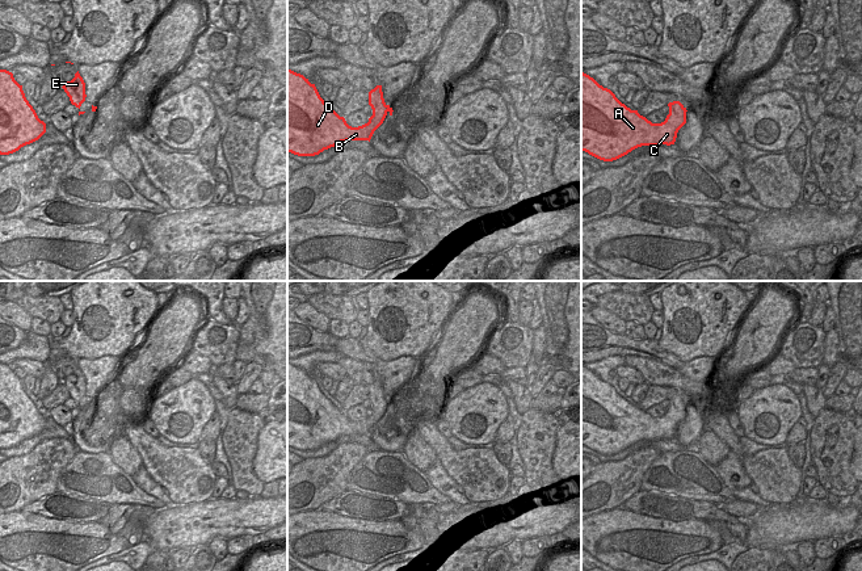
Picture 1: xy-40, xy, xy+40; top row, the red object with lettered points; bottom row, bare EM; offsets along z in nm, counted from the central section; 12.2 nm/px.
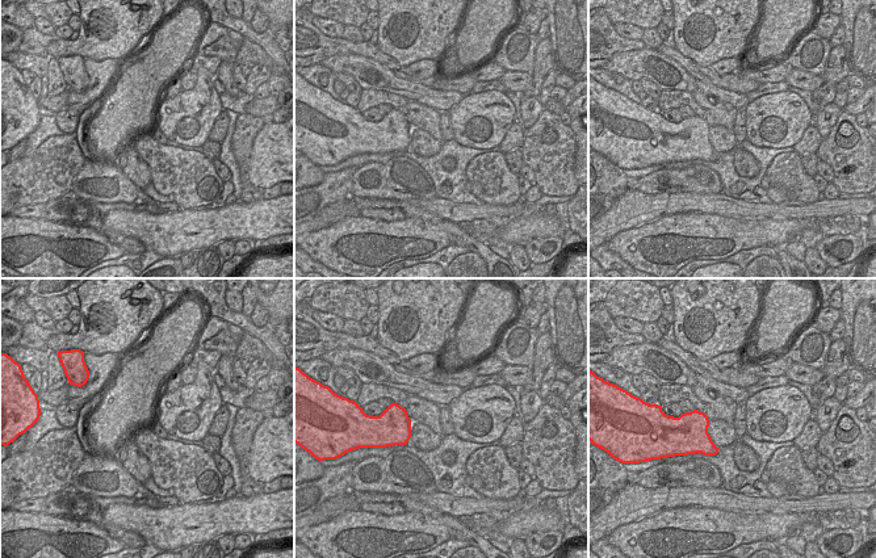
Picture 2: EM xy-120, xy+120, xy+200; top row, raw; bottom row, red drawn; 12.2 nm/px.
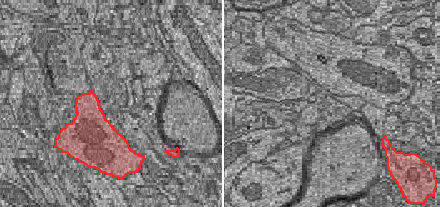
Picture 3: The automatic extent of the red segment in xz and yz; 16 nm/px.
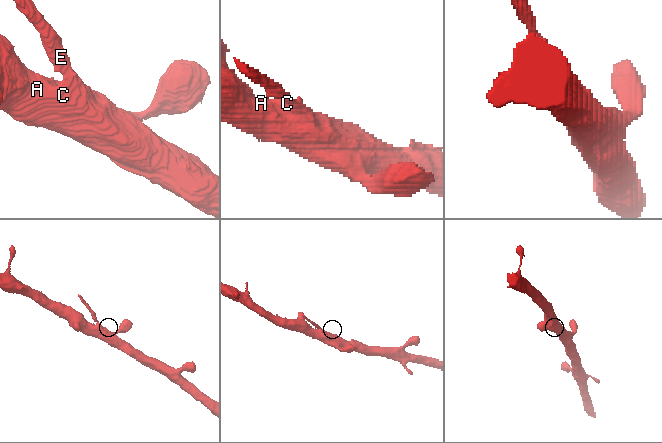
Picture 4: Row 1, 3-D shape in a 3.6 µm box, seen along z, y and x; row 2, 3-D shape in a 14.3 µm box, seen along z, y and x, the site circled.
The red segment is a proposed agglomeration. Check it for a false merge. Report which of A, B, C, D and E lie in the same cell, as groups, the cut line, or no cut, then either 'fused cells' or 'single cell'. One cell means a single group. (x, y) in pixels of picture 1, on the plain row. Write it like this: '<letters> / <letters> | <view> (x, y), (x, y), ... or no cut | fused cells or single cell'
A B C D / E | xy (391, 402), (373, 404) | fused cells

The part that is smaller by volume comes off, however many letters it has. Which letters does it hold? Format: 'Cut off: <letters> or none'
Cut off: E

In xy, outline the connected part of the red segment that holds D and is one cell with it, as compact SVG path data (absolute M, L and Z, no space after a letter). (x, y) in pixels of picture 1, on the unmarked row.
M287 362L287 446L315 450L346 434L369 434L391 403L373 404L369 416L352 421L320 391L315 378Z

